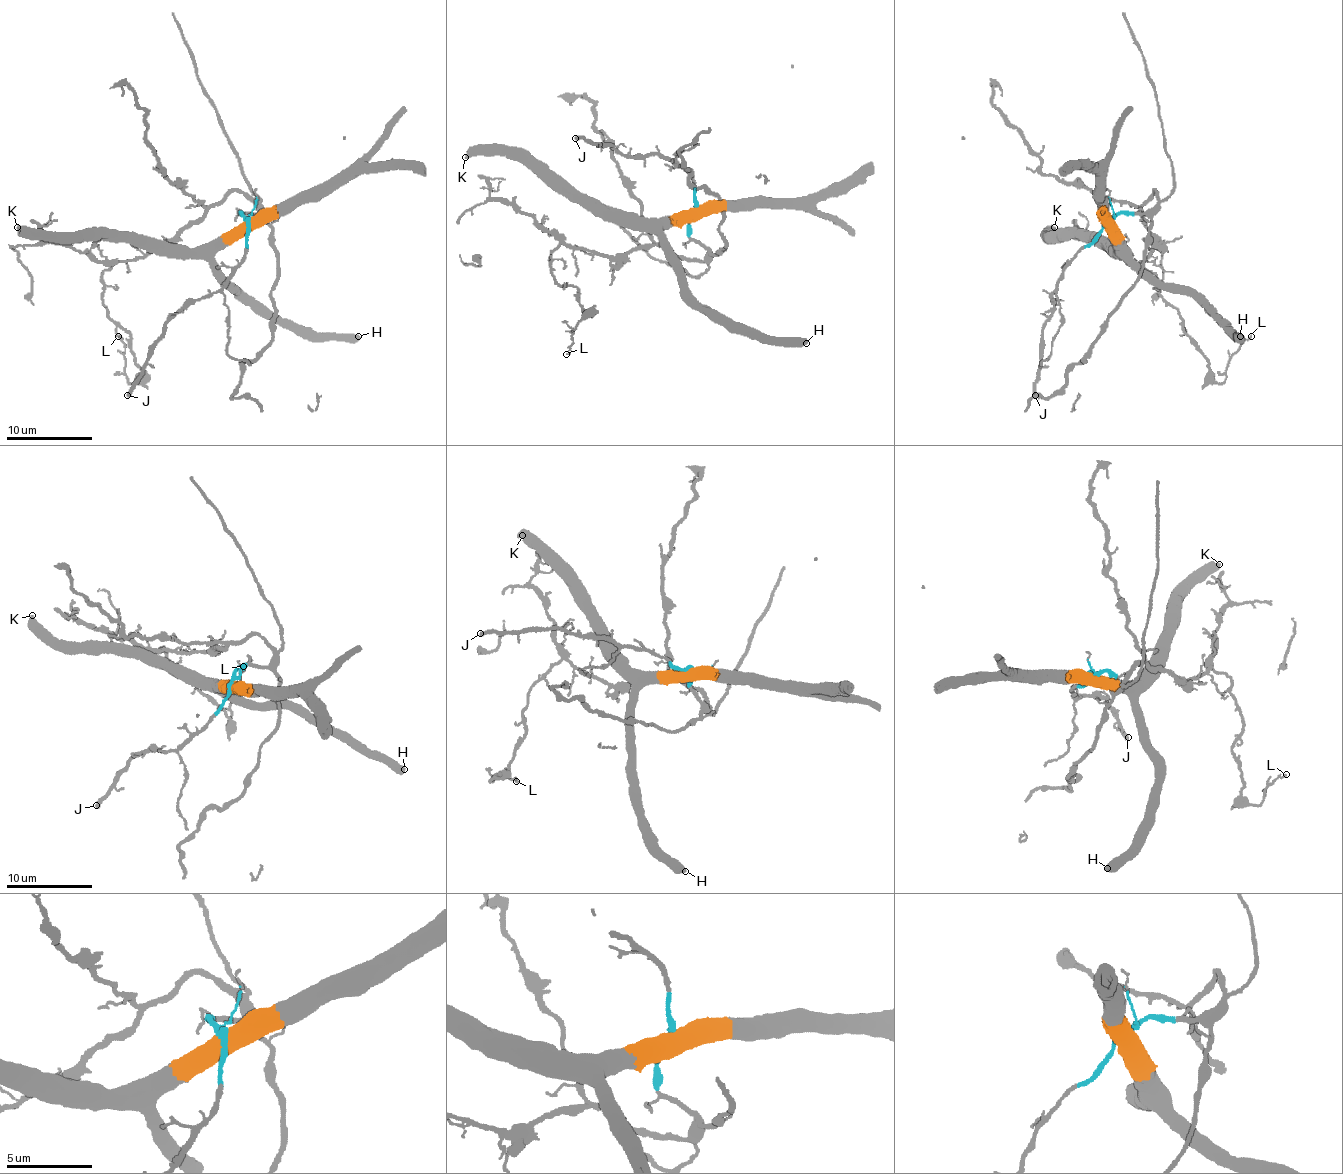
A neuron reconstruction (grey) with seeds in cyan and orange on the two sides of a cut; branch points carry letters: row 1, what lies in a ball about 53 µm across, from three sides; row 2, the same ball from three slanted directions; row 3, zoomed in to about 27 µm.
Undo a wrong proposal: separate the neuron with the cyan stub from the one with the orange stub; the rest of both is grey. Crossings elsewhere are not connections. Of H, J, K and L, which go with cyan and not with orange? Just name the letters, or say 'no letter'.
J, L

